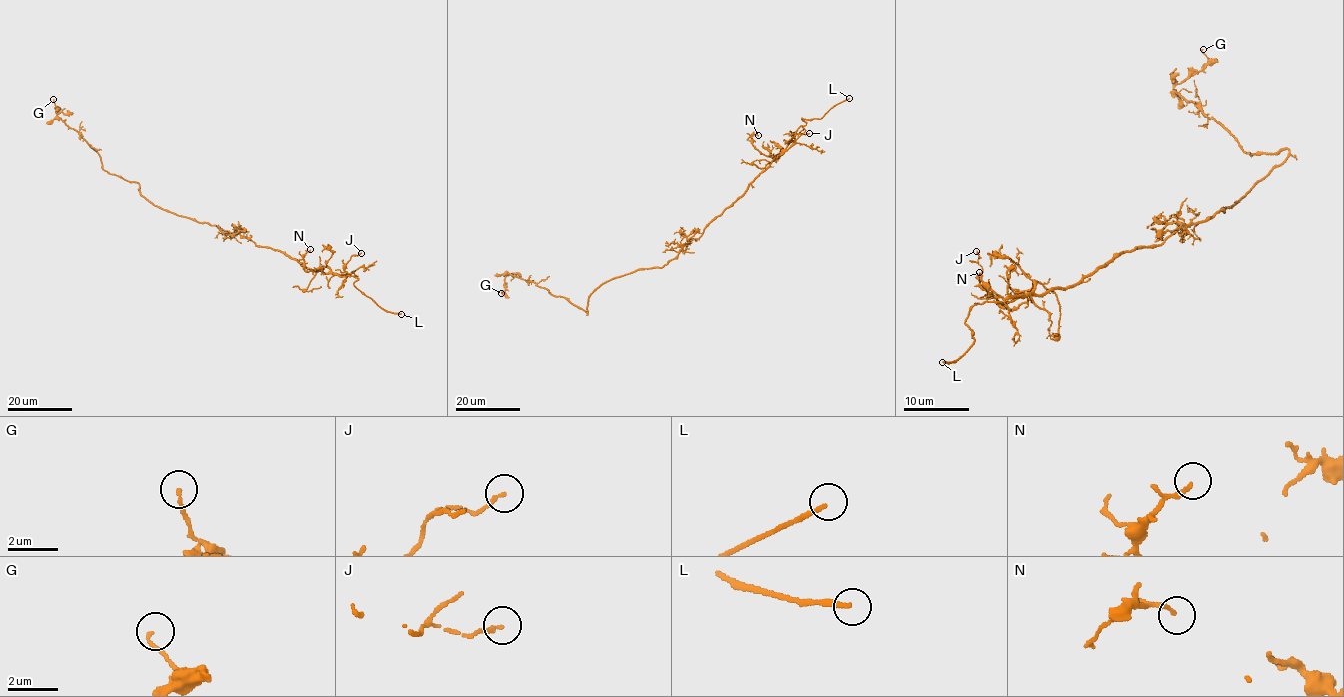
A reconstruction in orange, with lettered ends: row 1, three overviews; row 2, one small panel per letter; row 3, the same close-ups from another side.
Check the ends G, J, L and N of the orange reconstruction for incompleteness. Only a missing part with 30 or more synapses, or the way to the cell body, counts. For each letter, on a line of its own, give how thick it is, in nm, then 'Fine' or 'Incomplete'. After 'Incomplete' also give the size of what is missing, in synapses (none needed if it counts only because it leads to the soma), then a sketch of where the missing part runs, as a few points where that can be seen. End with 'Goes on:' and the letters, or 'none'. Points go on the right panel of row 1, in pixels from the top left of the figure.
G: Thickness 120 nm. Fine
J: Thickness 150 nm. Fine
L: Thickness 160 nm. Incomplete. Course of what is missing: (942, 362), (921, 374)
N: Thickness 170 nm. Fine
Goes on: L

